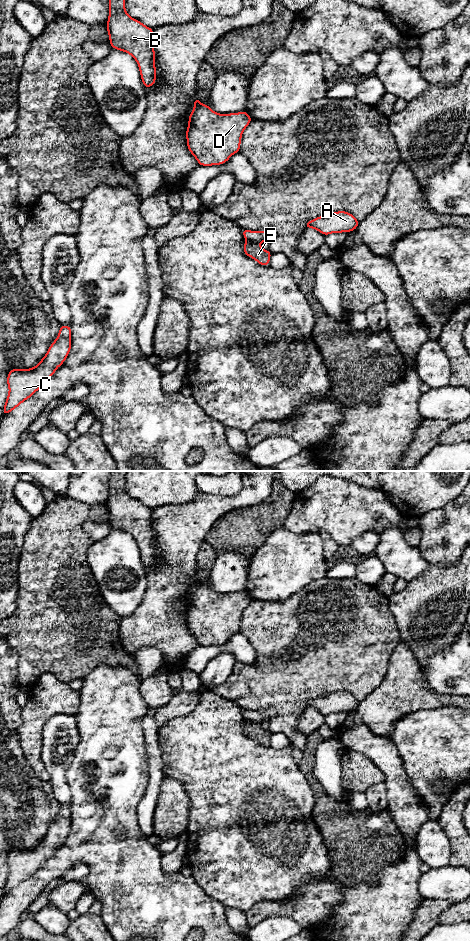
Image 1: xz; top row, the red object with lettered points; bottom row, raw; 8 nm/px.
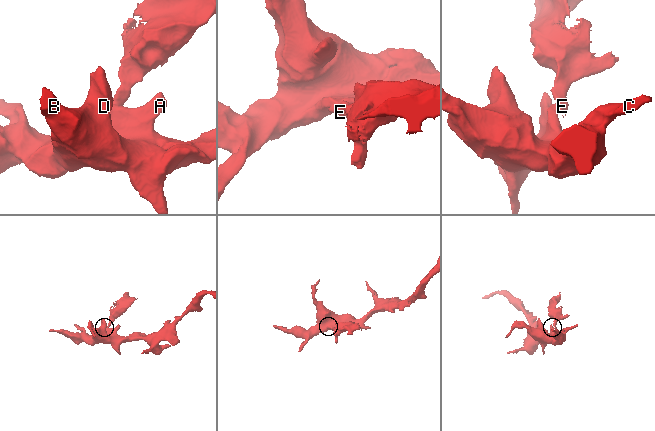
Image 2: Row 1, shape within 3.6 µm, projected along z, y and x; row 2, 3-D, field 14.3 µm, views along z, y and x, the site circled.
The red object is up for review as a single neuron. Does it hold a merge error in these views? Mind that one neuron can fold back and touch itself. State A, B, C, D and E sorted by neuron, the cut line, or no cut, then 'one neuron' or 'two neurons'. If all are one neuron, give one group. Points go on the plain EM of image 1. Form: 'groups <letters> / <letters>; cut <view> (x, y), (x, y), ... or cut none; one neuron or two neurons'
groups A B C D / E; cut xz (246, 721), (258, 724); two neurons

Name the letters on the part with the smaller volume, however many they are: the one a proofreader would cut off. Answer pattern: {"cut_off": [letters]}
{"cut_off": ["E"]}

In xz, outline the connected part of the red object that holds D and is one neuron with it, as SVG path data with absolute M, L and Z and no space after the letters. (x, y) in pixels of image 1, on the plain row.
M196 577L186 611L188 629L201 646L221 645L233 634L240 632L241 616L251 600L246 591L231 594L216 593Z

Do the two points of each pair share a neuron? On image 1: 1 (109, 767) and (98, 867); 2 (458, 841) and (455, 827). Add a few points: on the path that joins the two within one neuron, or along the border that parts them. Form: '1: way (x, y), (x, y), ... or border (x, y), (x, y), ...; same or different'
1: way (112, 792), (112, 806), (106, 817), (106, 842); same
2: way (458, 838), (455, 830); same

